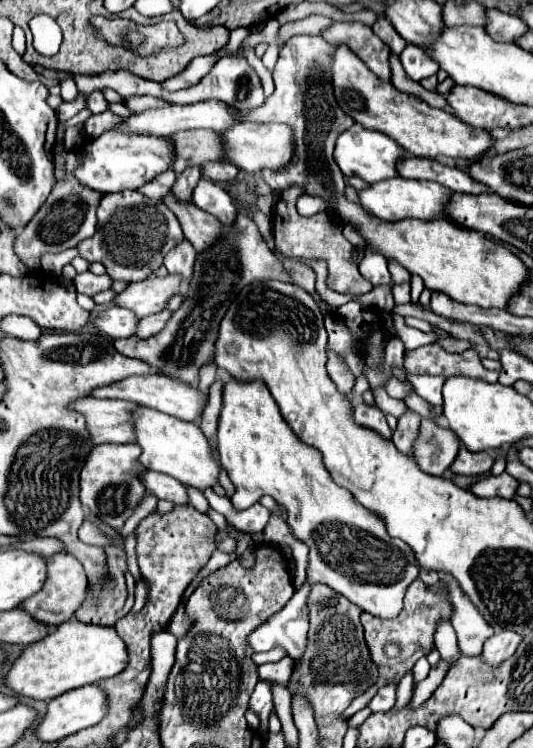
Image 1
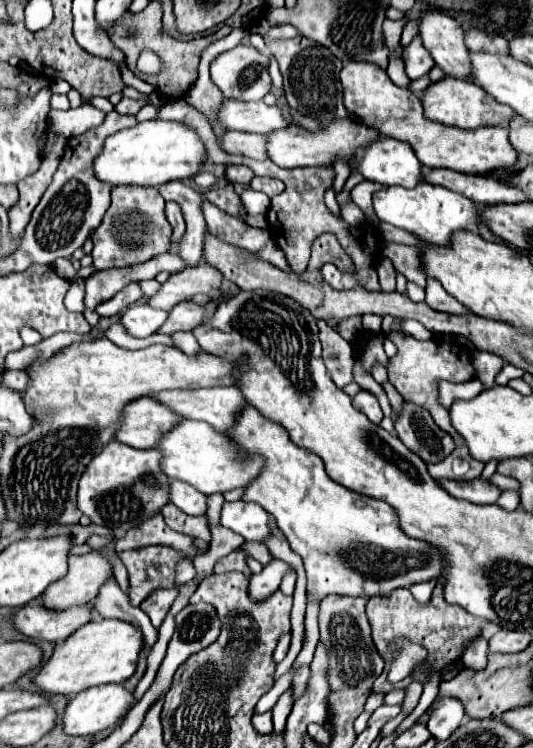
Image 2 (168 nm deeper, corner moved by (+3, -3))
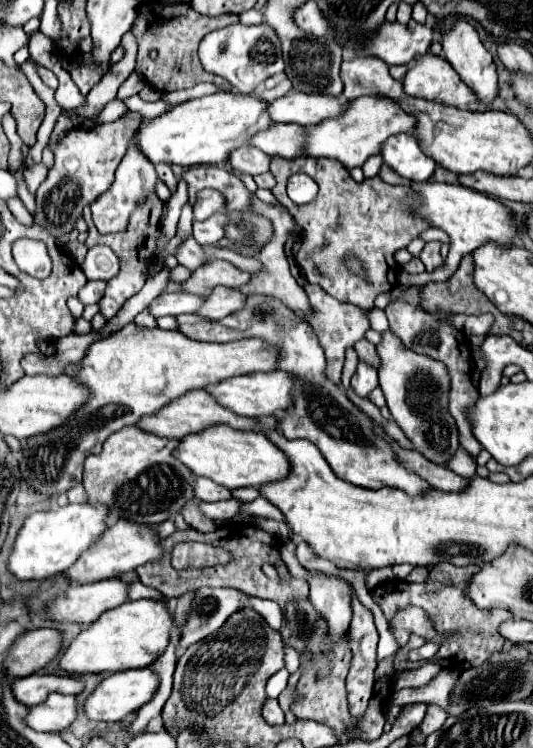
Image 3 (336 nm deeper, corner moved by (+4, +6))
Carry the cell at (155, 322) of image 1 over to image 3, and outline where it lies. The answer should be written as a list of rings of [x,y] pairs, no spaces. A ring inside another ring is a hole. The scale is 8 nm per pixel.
[[[215,287],[203,301],[201,309],[195,311],[195,315],[211,319],[211,321],[219,321],[231,313],[235,313],[237,309],[243,307],[243,293],[239,293],[237,289],[229,289],[229,287]]]

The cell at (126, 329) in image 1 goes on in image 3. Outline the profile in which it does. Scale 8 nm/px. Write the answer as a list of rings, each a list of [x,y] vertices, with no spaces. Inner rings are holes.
[[[161,293],[149,305],[149,313],[153,317],[195,313],[195,309],[199,309],[201,303],[203,303],[203,297],[197,297],[197,295],[189,295],[189,293]]]

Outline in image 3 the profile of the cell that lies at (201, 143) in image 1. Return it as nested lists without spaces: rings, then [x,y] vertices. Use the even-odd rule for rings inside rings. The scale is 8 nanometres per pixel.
[[[273,123],[271,127],[255,133],[249,143],[271,157],[279,155],[279,157],[291,159],[291,157],[301,155],[299,153],[299,133],[303,133],[301,125]]]

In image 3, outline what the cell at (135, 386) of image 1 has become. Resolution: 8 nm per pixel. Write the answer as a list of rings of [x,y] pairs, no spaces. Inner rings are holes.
[[[283,371],[269,373],[247,373],[223,379],[219,383],[211,383],[203,387],[221,407],[231,409],[241,417],[269,417],[291,405],[291,375]]]

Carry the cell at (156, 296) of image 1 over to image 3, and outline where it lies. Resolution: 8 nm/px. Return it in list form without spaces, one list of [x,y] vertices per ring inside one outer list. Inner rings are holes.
[[[209,259],[201,267],[197,267],[191,277],[183,283],[179,283],[179,291],[193,293],[193,295],[205,295],[217,285],[225,287],[239,287],[251,279],[251,273],[239,271],[235,265],[221,261],[221,259]]]

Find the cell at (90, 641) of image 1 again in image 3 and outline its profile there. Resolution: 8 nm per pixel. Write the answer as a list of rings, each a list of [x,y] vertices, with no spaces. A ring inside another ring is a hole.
[[[125,601],[123,605],[105,611],[89,627],[71,641],[63,651],[59,669],[67,675],[85,675],[85,673],[115,673],[127,669],[147,667],[163,649],[167,647],[171,633],[173,617],[161,601]]]

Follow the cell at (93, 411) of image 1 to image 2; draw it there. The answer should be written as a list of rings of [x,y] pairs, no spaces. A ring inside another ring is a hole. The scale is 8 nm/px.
[[[138,398],[134,402],[130,402],[124,408],[124,416],[122,416],[122,428],[116,432],[116,440],[120,440],[122,444],[128,444],[132,448],[156,448],[156,442],[160,442],[160,438],[172,430],[172,426],[176,426],[182,418],[168,410],[168,406],[164,406],[162,402],[154,400],[154,398]]]

